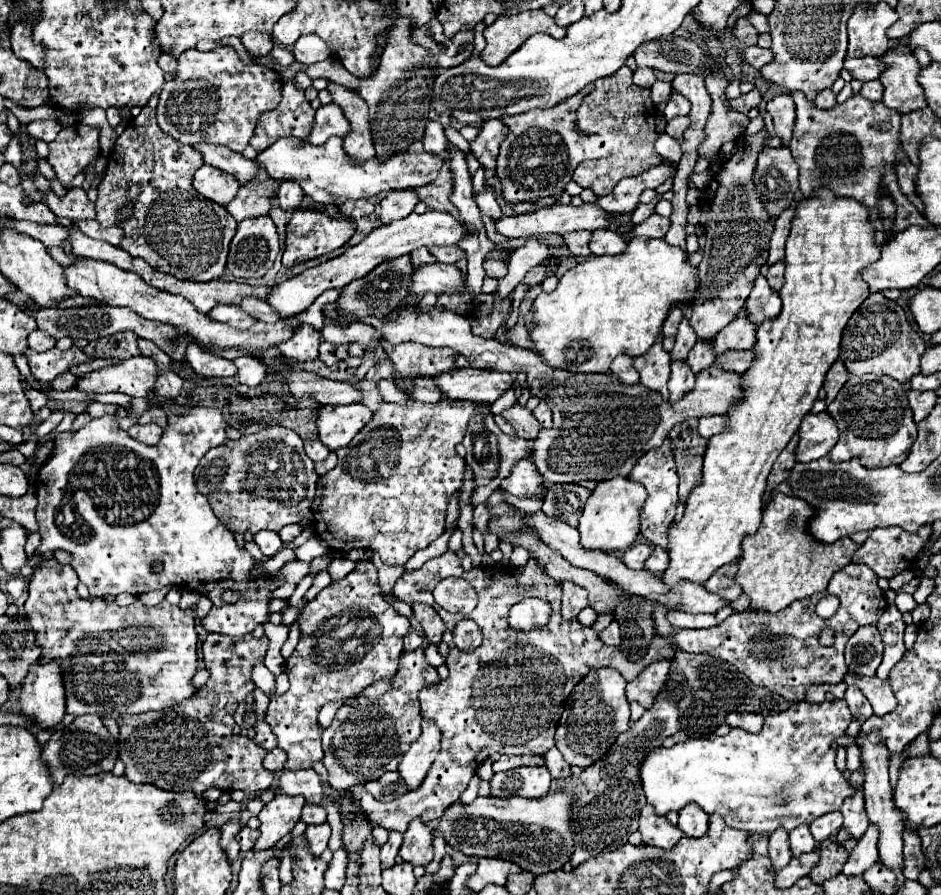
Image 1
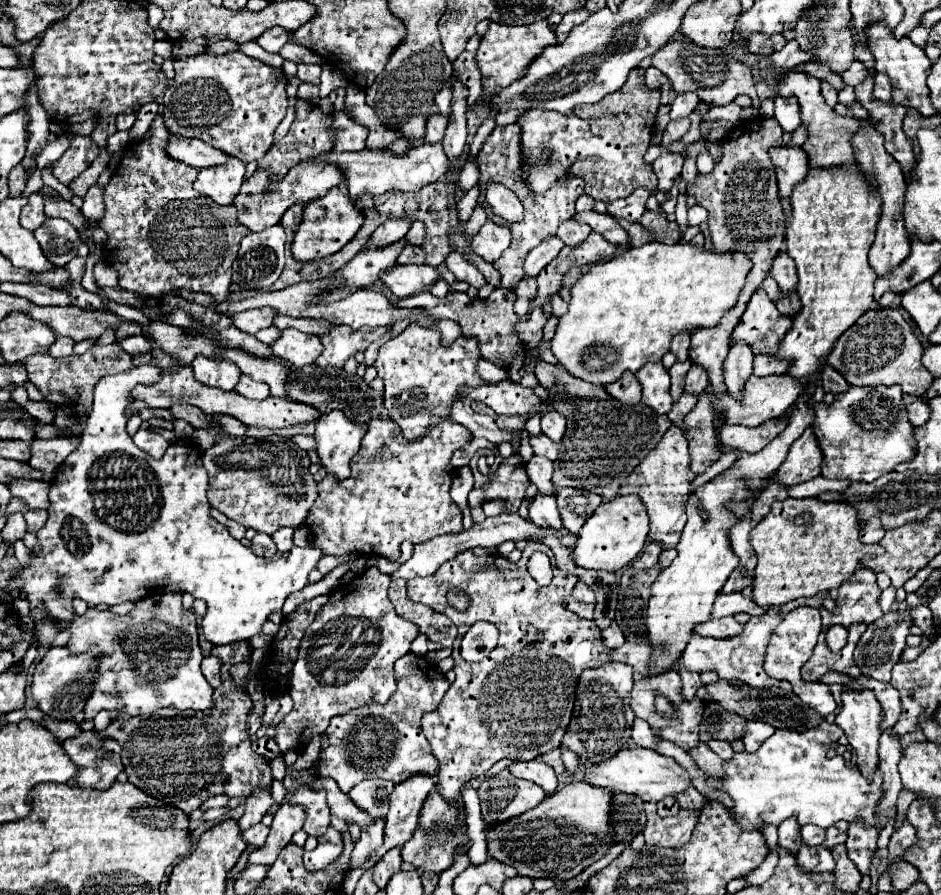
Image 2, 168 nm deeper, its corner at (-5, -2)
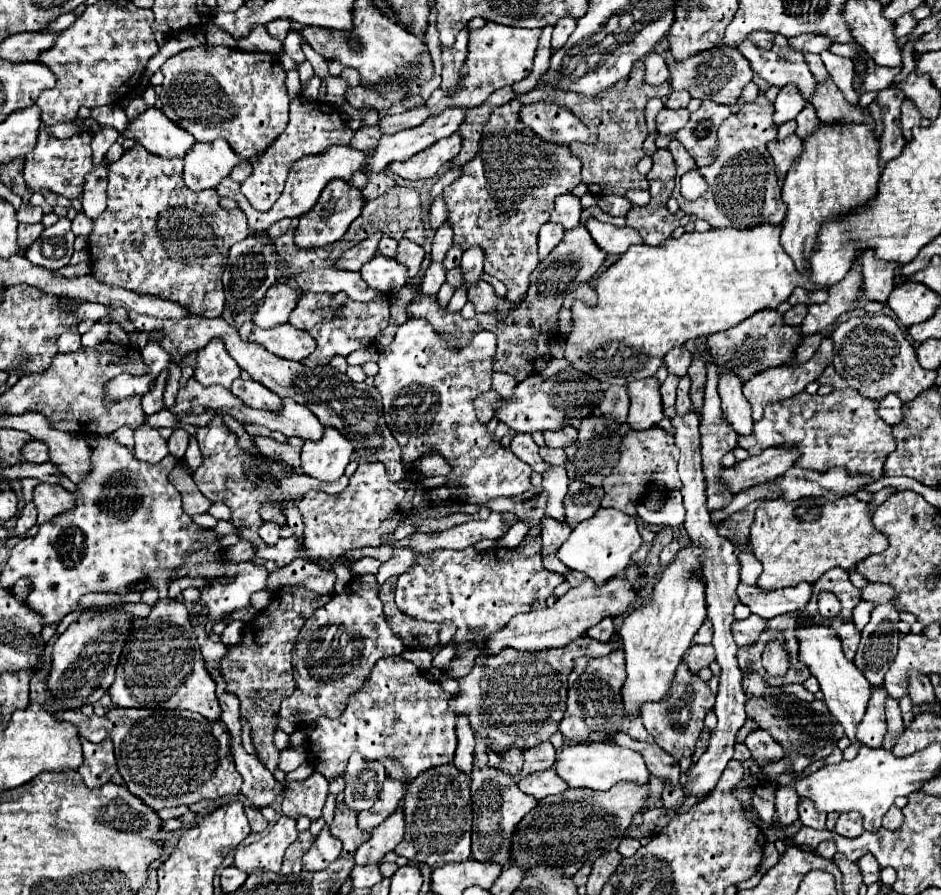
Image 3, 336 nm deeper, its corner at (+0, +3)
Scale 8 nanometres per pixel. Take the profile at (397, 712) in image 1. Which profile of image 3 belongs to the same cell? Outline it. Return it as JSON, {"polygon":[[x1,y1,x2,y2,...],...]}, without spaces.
{"polygon":[[399,655,379,659,365,687,355,693,341,717,317,719,317,727,309,735,309,763,333,779,343,775,349,755,357,751,367,761,383,763,391,779,407,783,425,769,453,761,457,715,449,709,449,699,451,695,439,683,429,683,411,661]]}

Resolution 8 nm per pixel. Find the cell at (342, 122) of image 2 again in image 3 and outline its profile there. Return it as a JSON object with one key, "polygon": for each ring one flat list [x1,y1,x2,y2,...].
{"polygon":[[361,127,359,131,355,131,353,139,351,139,351,147,363,151,365,155,371,155,375,151,375,147,379,145,379,139,383,137,381,129,375,127]]}

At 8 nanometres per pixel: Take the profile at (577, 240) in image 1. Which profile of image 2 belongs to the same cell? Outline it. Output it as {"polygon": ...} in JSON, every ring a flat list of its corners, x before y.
{"polygon":[[566,220,564,224,560,224,556,236,558,236,566,246,574,248,574,246,582,244,582,242,588,238,590,232,592,232,592,230,588,228,588,224,580,224,580,222,574,222,574,220]]}

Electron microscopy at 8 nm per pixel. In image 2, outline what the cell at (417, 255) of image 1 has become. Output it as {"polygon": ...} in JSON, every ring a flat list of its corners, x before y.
{"polygon":[[406,246,404,252,398,256,398,264,424,264,422,246]]}

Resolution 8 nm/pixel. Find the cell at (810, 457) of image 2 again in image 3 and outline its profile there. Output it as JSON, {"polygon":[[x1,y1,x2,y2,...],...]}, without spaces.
{"polygon":[[775,447,771,451,763,451,763,455,753,455,745,461,735,463,733,467,721,471,719,479,729,491,739,493,753,485,765,483,767,479,777,479,793,463,795,463,795,451,783,451]]}

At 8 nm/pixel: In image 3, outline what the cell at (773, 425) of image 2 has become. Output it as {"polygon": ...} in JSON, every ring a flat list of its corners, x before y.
{"polygon":[[855,389,833,391,829,395,807,395,803,391,781,403,767,405,763,419,755,423,755,433,741,437,739,445,751,455,761,455,769,447,797,447,801,455,795,467,821,473,831,467,845,467,851,475,875,475,879,479,887,455,895,451,895,439,891,425,875,415,875,405,879,403,863,399]]}

